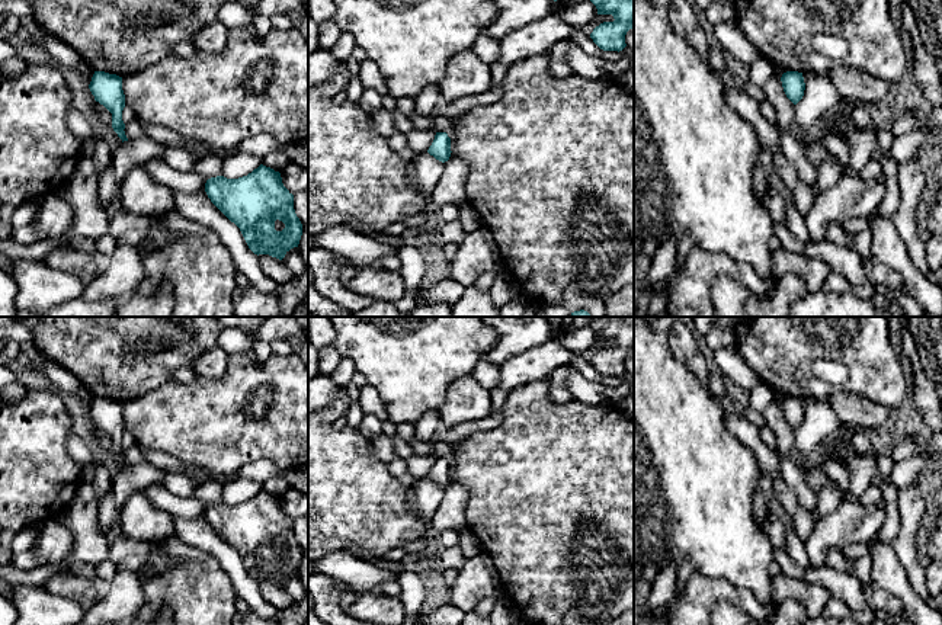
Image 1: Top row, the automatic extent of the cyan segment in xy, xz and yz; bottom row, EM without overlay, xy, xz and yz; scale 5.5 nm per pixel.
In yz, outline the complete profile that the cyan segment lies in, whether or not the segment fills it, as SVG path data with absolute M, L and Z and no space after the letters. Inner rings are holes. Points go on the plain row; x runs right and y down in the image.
M786 397L782 400L781 407L786 423L797 430L802 424L805 416L802 398Z

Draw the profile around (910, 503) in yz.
M913 484L898 488L900 531L893 541L893 548L903 564L907 578L914 593L925 602L930 602L925 573L926 562L917 549L919 526L925 512L925 500L919 488Z

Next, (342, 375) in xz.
M342 358L340 363L330 374L331 379L342 388L352 382L353 375L358 372L356 365L349 358Z

